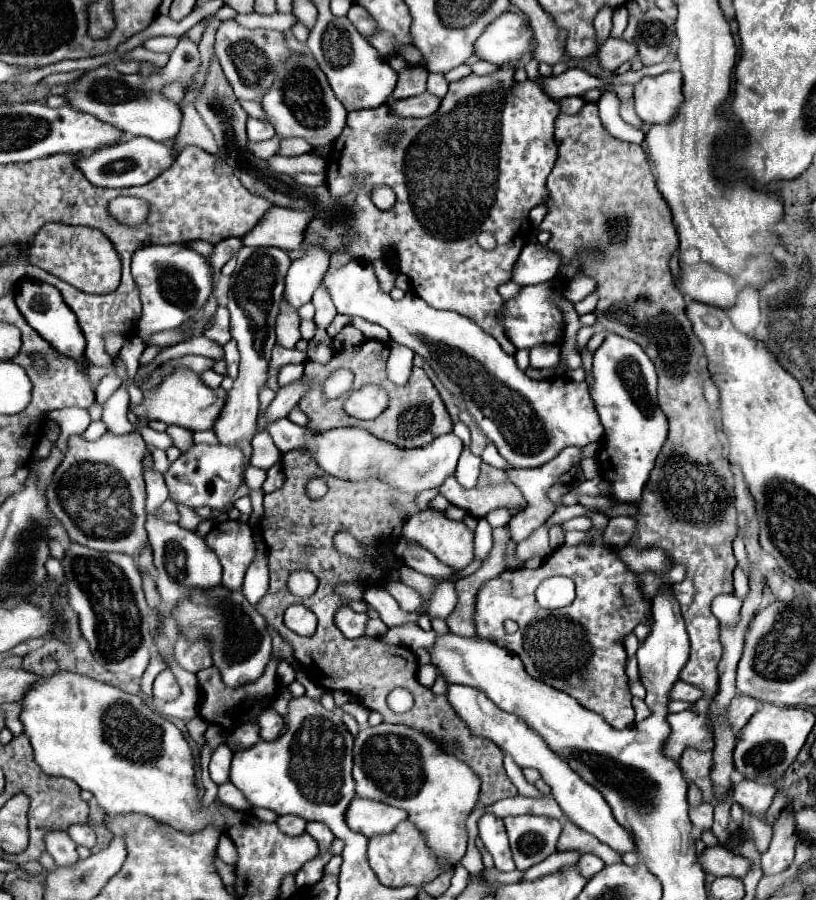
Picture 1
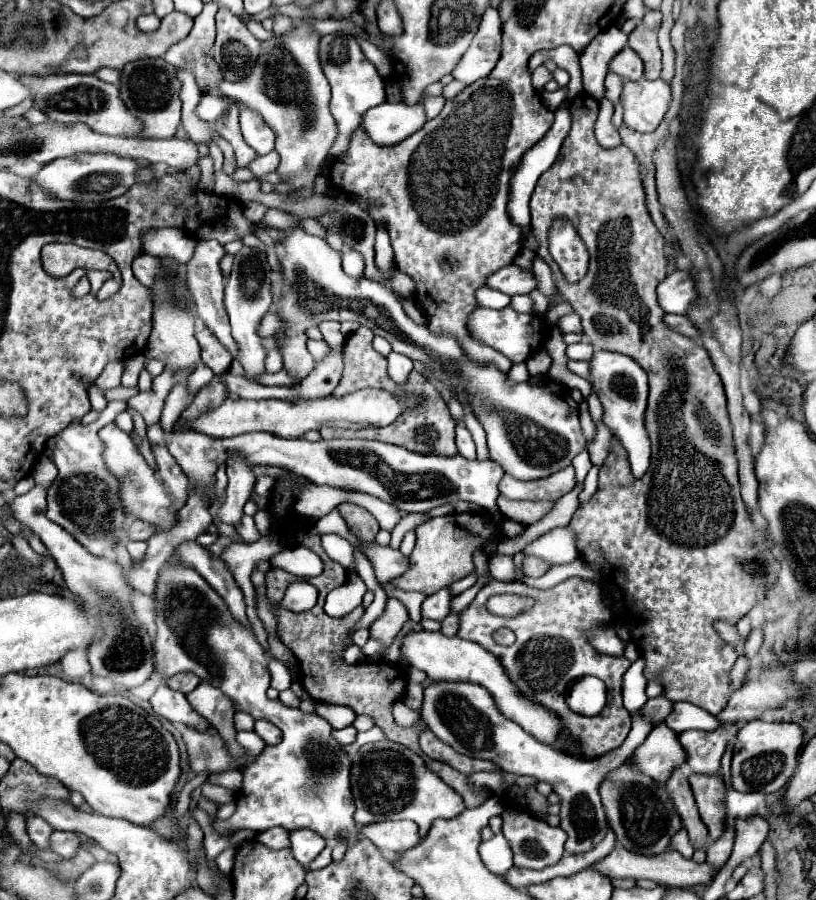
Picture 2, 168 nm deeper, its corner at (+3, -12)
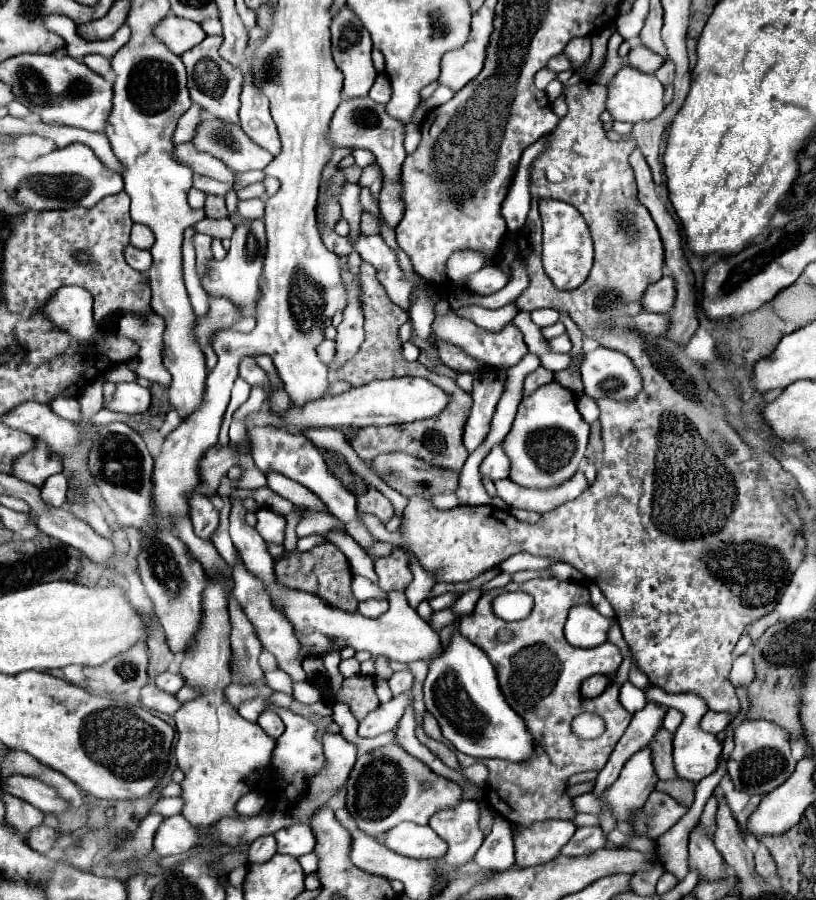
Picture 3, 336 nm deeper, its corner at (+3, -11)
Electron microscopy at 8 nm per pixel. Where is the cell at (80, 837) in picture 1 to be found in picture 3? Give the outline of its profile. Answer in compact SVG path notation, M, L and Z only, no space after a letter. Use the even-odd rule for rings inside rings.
M37 826L37 828L33 828L33 830L29 832L27 844L29 844L33 850L37 850L37 852L47 854L47 852L55 846L57 836L59 836L57 830L53 830L53 828L49 828L49 826Z

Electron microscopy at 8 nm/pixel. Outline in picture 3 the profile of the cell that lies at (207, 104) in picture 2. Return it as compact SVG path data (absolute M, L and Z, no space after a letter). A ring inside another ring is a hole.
M191 106L177 124L177 130L173 134L173 144L181 144L181 142L189 142L195 136L195 126L201 122L201 108L199 106Z

